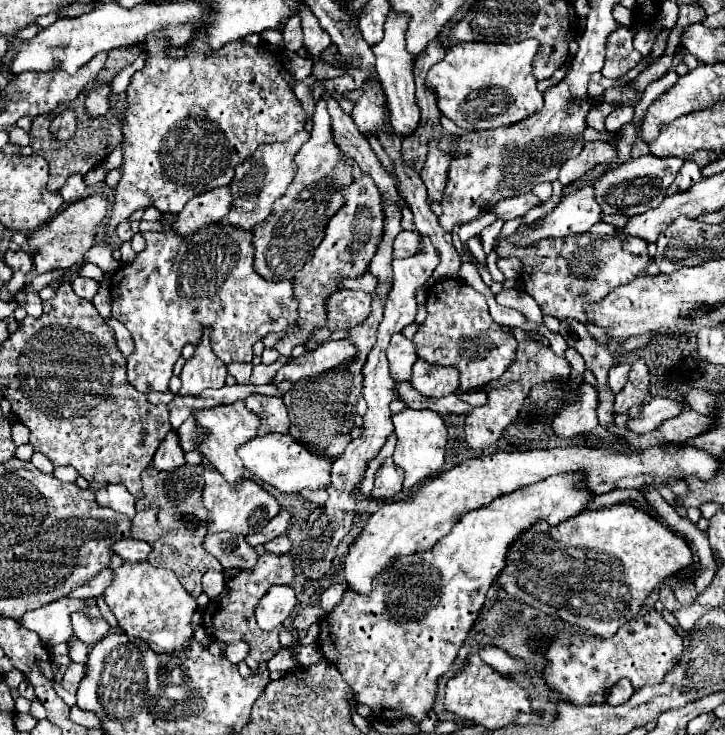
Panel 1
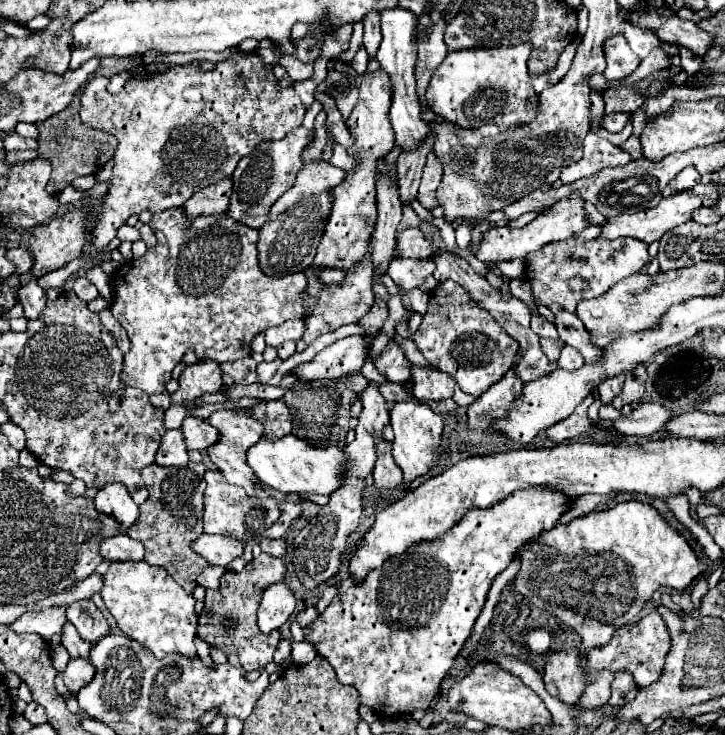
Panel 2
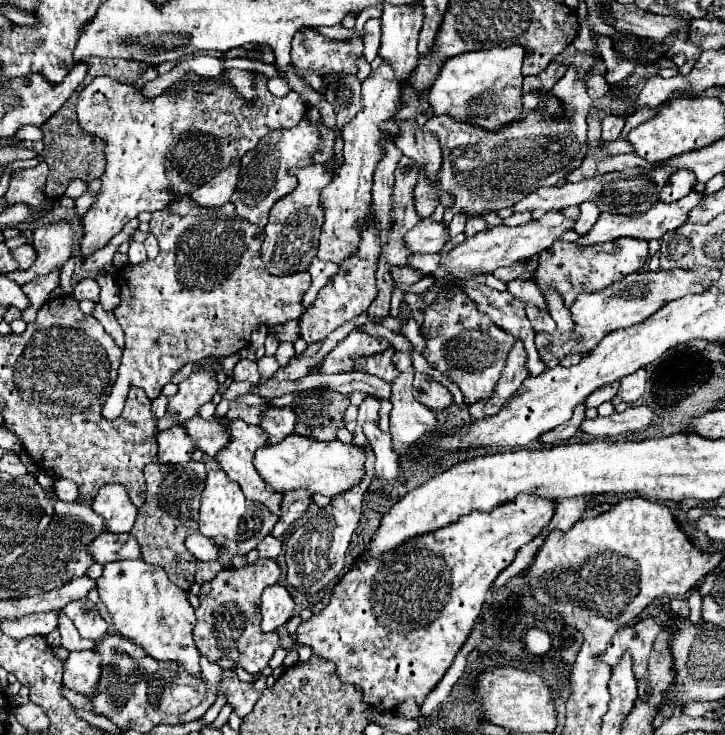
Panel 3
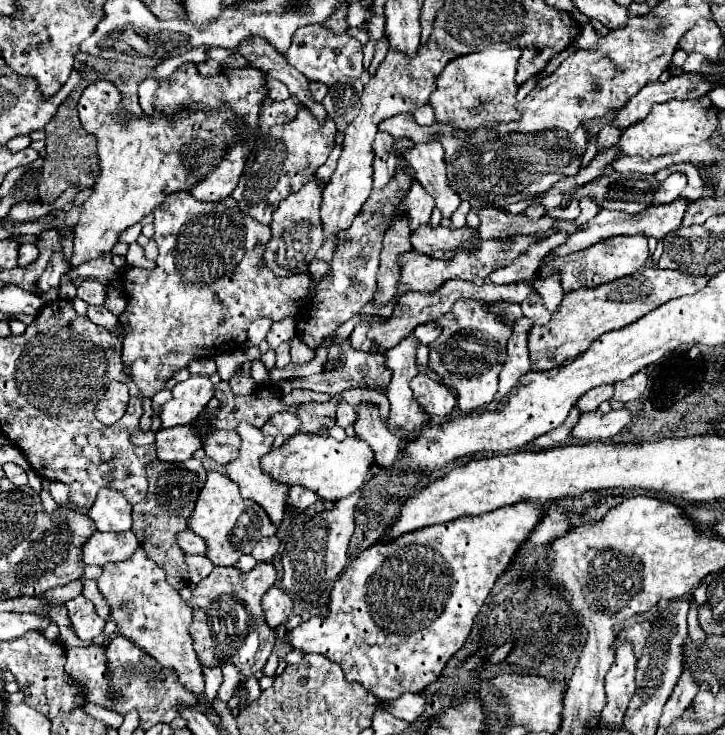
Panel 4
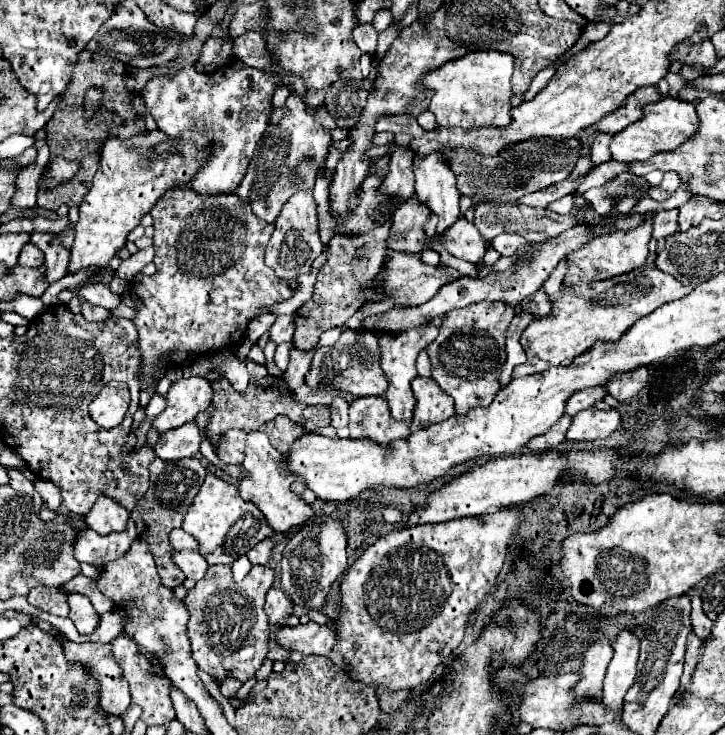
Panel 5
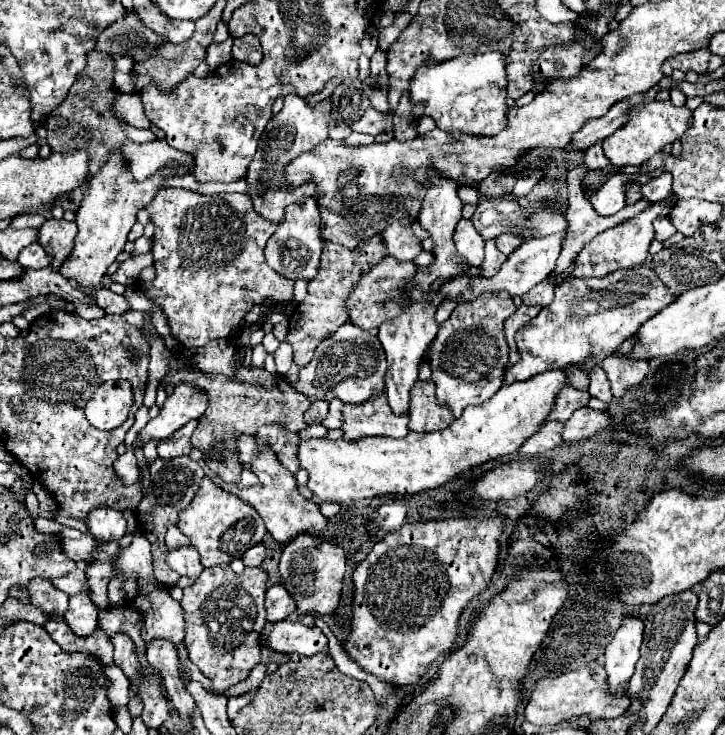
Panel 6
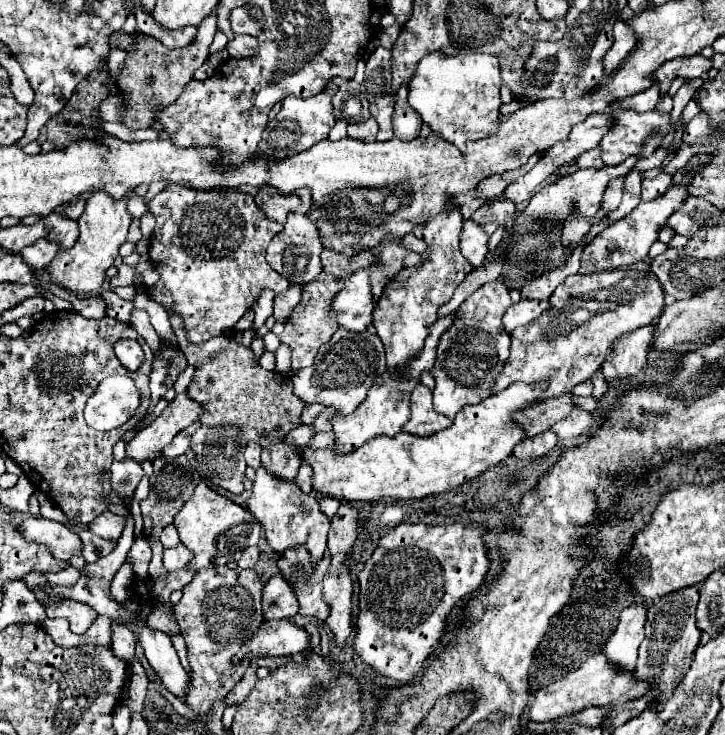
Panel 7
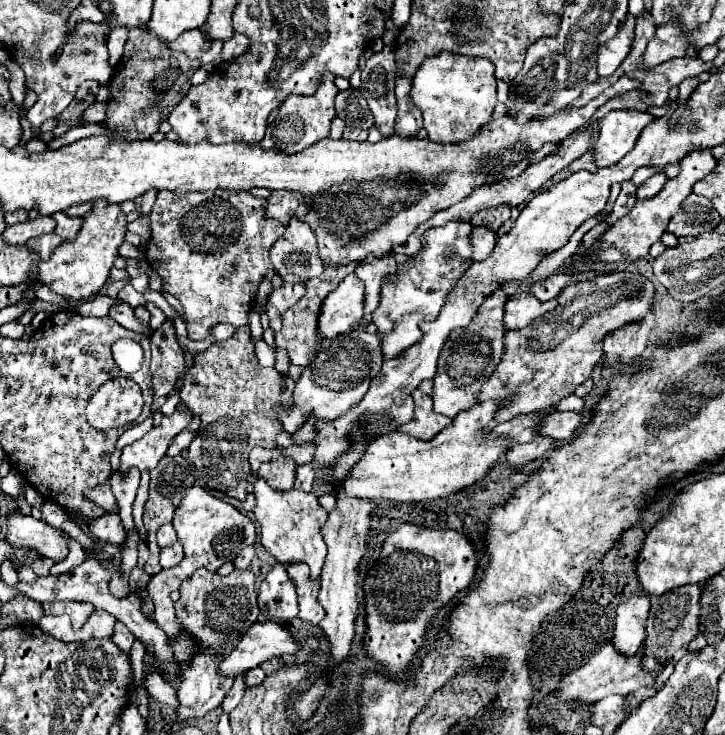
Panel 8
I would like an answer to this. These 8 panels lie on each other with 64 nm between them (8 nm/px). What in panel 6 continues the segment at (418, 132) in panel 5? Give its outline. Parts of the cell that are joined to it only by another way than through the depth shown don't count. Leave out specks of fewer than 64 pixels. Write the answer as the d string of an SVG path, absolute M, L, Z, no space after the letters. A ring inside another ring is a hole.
M368 110L356 124L350 126L354 132L362 132L362 134L380 134L382 130L386 128L392 128L392 116L384 116L384 114L378 114L376 110Z

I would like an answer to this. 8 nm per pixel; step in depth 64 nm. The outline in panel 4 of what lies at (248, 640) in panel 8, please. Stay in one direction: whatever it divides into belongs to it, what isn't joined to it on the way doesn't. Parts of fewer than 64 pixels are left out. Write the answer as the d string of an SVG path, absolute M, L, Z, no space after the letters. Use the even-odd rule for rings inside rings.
M520 502L482 516L464 516L448 524L418 528L394 540L378 542L352 560L346 572L334 582L328 616L312 616L308 622L302 622L292 632L286 632L286 642L300 652L324 654L328 660L340 664L346 680L360 682L378 702L394 700L404 692L420 694L440 676L452 654L462 648L496 578L508 568L514 552L540 520L540 506Z

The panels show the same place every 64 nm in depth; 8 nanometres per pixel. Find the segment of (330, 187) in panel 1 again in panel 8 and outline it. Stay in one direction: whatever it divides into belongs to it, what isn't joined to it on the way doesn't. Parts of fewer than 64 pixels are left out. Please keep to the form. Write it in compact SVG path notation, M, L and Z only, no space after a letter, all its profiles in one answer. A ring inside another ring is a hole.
M292 218L284 236L270 250L272 266L280 272L284 282L308 282L324 270L318 258L316 236L306 222Z

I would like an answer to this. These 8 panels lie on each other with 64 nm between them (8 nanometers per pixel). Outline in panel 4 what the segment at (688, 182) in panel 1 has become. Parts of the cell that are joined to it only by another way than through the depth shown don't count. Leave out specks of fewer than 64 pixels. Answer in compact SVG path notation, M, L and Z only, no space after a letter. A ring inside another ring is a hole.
M682 172L670 174L654 192L654 202L656 204L670 204L672 200L678 200L680 190L686 186L686 176Z

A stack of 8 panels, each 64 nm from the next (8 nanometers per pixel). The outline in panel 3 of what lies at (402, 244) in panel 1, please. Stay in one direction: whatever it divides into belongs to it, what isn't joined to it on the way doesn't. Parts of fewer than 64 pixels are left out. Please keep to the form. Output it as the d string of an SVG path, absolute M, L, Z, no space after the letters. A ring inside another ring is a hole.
M426 218L406 232L404 242L410 248L410 254L432 254L442 250L442 246L448 242L448 236L440 222Z

